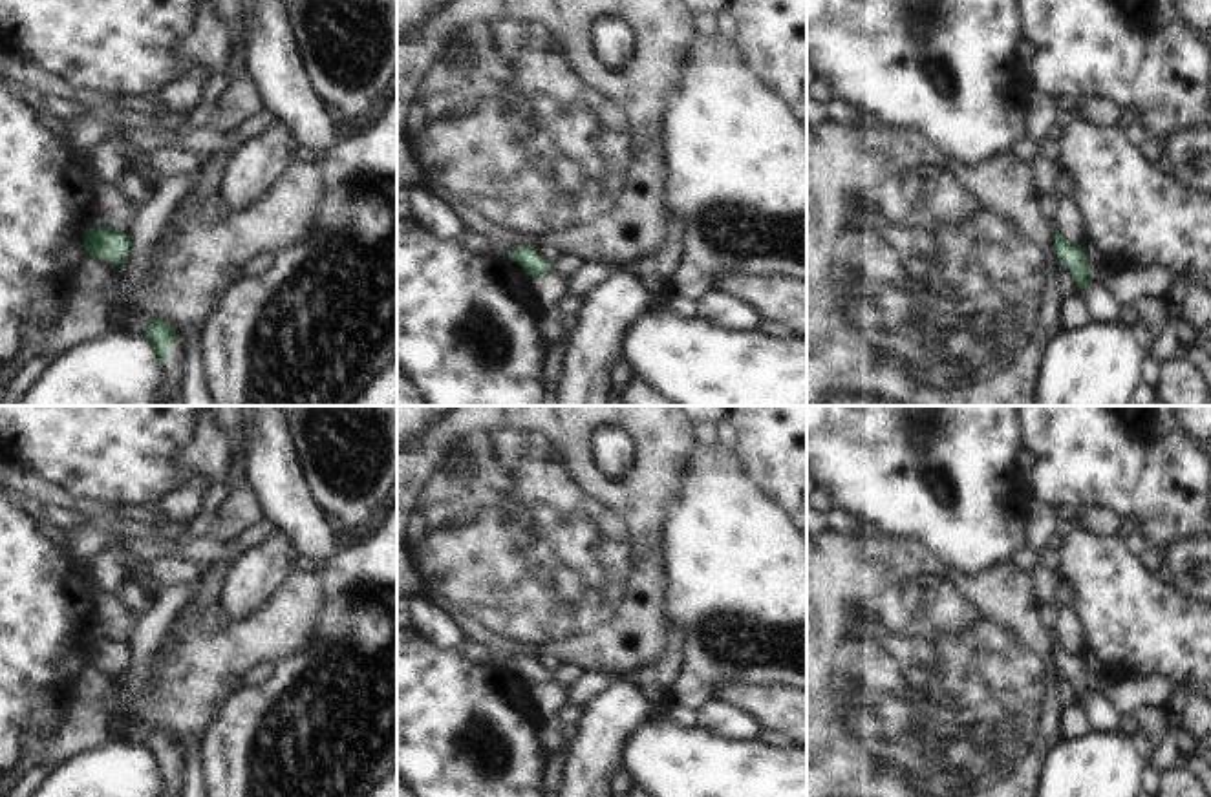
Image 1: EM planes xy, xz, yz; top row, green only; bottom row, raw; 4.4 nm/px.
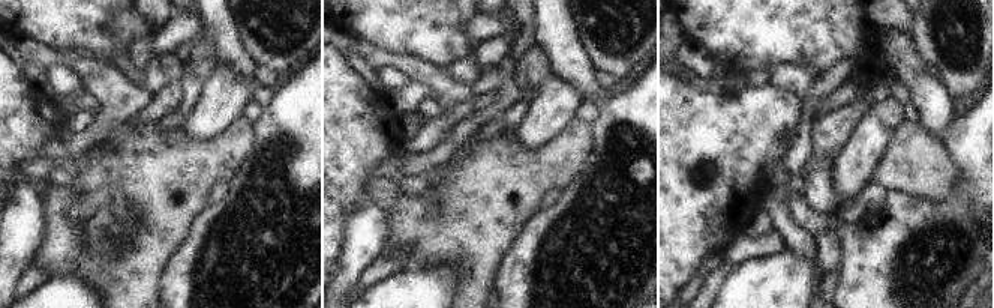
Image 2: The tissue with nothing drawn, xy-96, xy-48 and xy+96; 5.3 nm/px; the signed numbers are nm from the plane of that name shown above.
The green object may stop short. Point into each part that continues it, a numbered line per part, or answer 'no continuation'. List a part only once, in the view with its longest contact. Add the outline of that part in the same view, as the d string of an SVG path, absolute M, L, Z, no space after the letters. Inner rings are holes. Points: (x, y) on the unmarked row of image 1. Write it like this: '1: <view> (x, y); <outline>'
1: xy (174, 768); M179 749L168 757L168 764L165 768L165 781L170 790L181 792L183 786L183 757Z

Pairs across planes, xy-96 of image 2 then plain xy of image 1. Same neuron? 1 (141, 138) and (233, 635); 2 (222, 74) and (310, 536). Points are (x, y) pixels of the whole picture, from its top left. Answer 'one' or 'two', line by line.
1: one
2: two

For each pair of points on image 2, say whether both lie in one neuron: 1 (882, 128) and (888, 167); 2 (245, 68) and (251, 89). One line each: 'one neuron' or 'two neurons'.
1: two neurons
2: two neurons

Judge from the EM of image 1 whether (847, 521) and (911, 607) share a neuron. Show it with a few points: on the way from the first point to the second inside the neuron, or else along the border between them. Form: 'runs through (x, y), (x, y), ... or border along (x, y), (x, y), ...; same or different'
border along (827, 525), (838, 531), (862, 527); different

